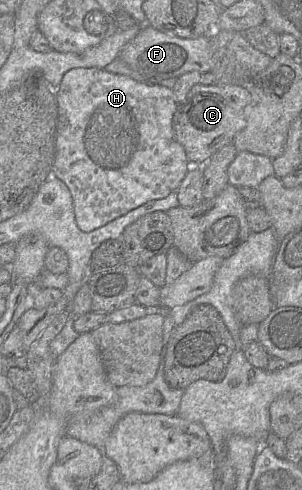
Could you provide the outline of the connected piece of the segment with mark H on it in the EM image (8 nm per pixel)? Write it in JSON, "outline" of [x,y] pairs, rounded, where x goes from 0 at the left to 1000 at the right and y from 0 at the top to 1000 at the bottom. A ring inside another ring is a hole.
{"outline":[[[245,139],[212,151],[185,202],[192,243],[175,357],[228,384],[248,449],[272,471],[308,471],[483,412],[583,392],[629,345],[629,331],[579,282],[573,239],[593,210],[566,178],[483,171],[351,141]]]}

